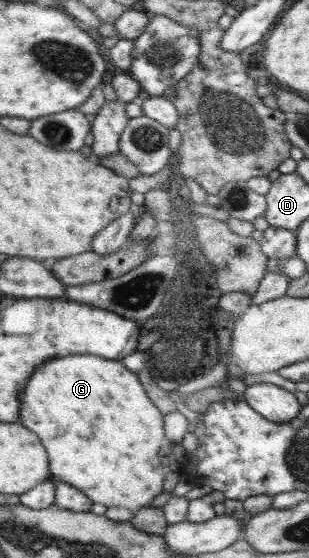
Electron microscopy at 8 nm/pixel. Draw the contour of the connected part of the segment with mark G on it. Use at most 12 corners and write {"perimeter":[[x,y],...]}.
{"perimeter":[[121,361],[36,366],[20,423],[50,477],[138,513],[164,414]]}

